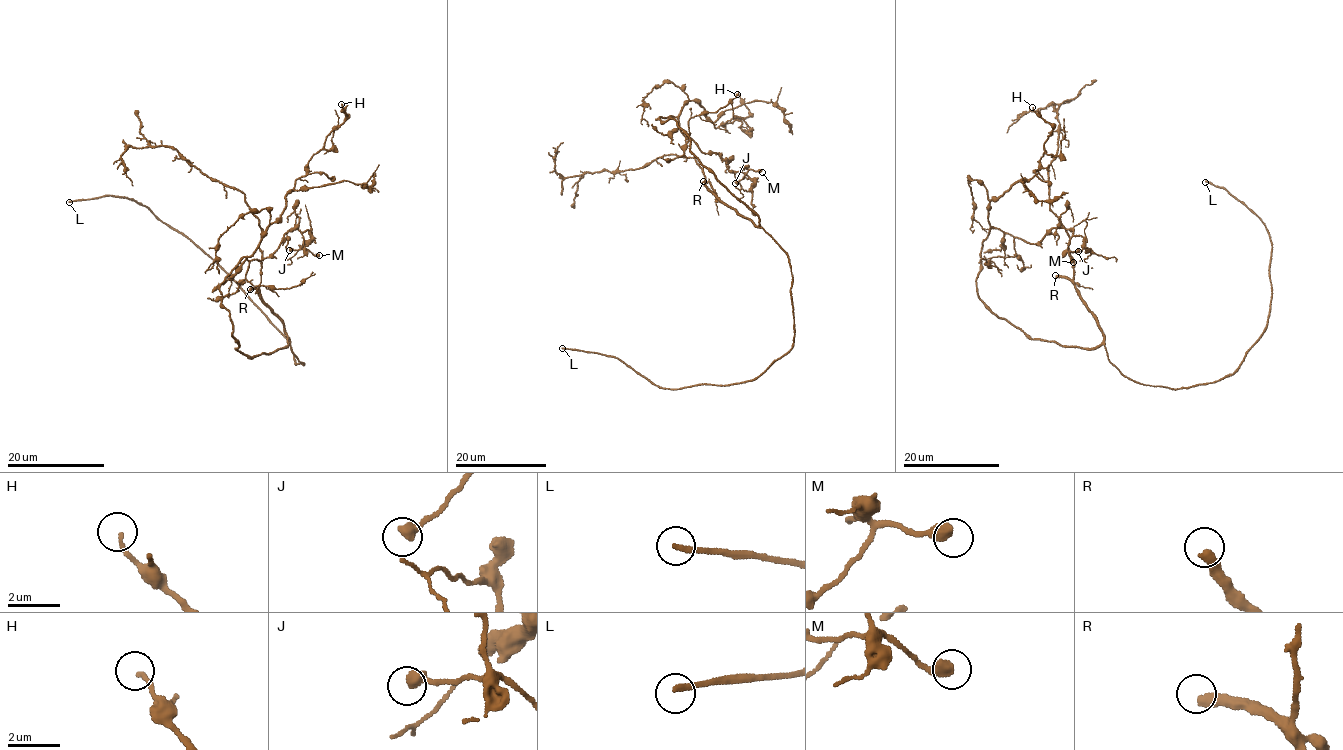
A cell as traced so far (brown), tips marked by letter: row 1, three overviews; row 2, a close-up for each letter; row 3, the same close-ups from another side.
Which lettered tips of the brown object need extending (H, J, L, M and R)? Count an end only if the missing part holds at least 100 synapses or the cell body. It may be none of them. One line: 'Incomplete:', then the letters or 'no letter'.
Incomplete: L, R

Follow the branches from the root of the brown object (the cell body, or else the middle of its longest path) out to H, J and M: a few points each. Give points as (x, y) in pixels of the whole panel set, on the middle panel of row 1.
H: (760, 224), (690, 149), (677, 123), (656, 118), (677, 117), (694, 100), (719, 127), (749, 116), (737, 94)
J: (760, 224), (677, 123), (656, 118), (676, 117), (704, 152), (729, 171), (746, 168), (735, 183)
M: (760, 224), (677, 123), (656, 118), (676, 117), (729, 171), (762, 172)

